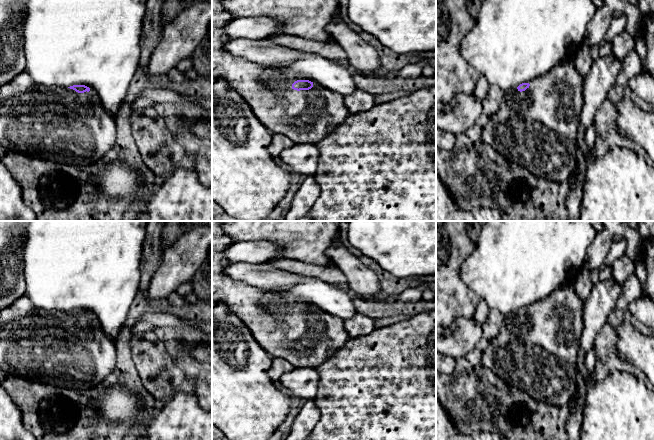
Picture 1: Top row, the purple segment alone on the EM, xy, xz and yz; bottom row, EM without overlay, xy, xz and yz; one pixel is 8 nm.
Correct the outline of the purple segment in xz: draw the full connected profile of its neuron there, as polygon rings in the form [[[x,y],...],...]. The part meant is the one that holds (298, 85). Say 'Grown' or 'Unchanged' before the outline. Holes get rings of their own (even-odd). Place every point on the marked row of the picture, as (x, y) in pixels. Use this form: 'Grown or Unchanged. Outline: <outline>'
Grown. Outline: [[[212,0],[212,80],[224,79],[231,89],[237,91],[252,108],[255,116],[273,135],[280,134],[290,138],[295,144],[317,144],[330,135],[349,116],[349,111],[344,104],[344,97],[330,91],[321,84],[309,80],[297,80],[292,84],[292,89],[282,97],[278,97],[268,86],[268,78],[272,75],[269,66],[253,63],[241,57],[227,53],[224,46],[231,39],[225,34],[224,26],[235,17],[226,12],[222,0]]]

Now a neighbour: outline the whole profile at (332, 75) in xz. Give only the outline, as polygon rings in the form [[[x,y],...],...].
[[[303,52],[303,57],[298,60],[269,67],[272,75],[268,78],[268,86],[278,97],[290,91],[297,80],[319,83],[343,97],[356,90],[348,67],[315,53]]]

